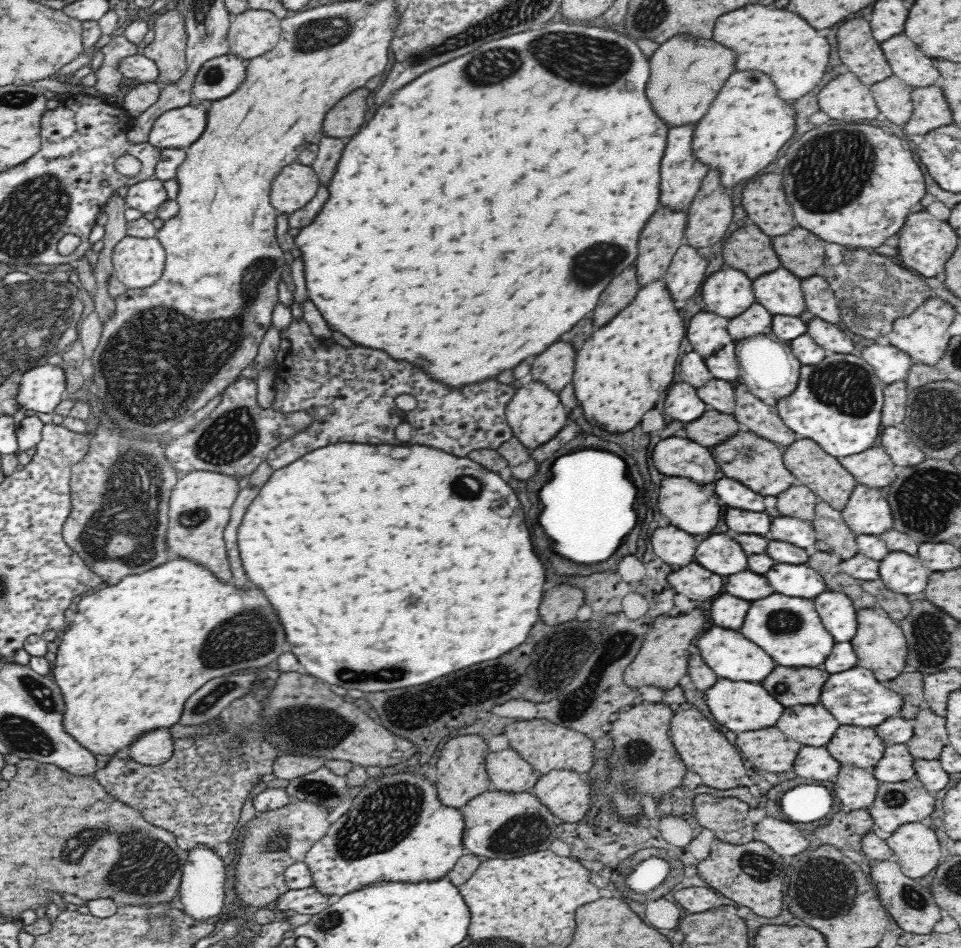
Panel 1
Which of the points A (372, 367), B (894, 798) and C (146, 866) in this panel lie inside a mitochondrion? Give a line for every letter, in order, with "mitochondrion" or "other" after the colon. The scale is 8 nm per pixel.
A: mitochondrion
B: mitochondrion
C: mitochondrion

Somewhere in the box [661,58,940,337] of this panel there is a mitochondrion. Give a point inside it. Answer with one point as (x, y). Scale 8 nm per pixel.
(830, 170)

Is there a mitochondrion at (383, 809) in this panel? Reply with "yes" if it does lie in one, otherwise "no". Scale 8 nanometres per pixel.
yes

